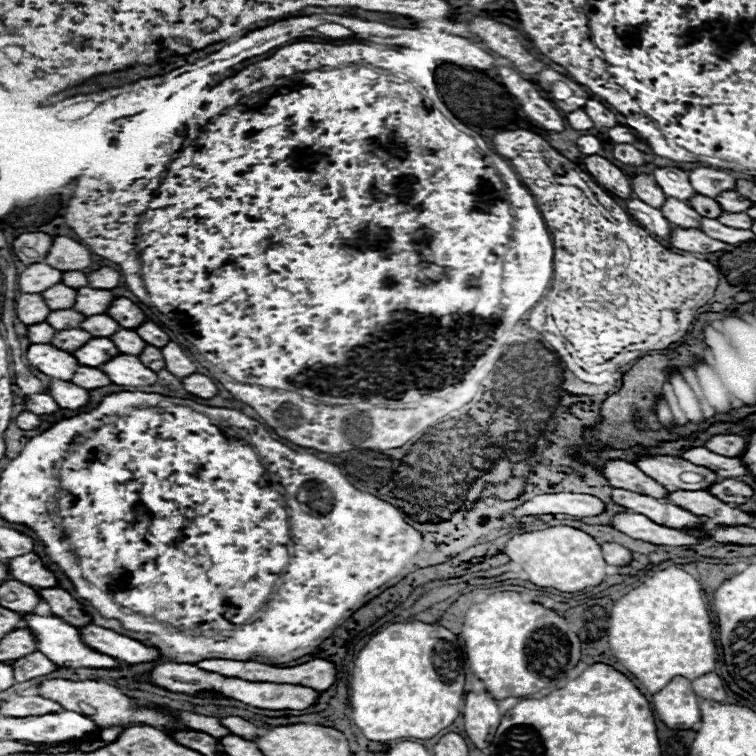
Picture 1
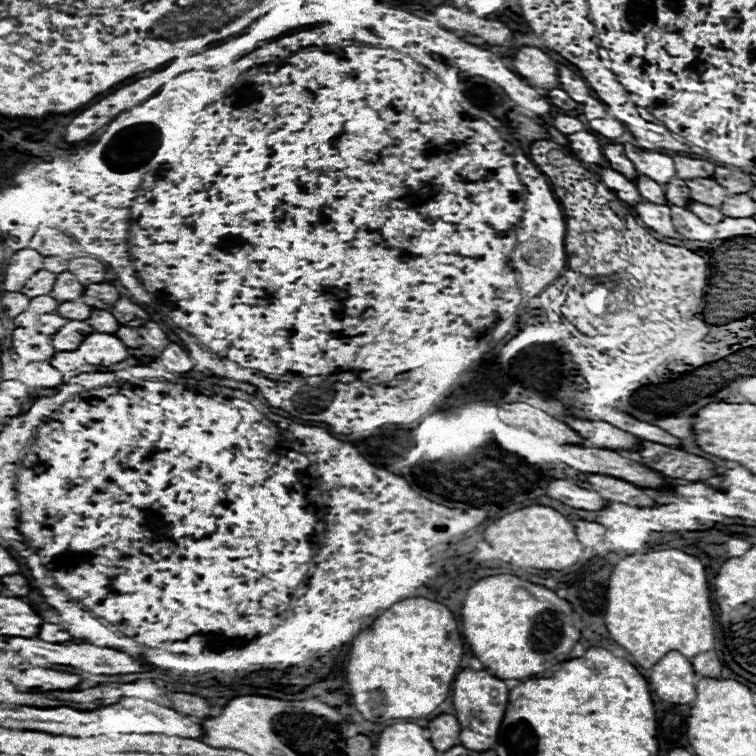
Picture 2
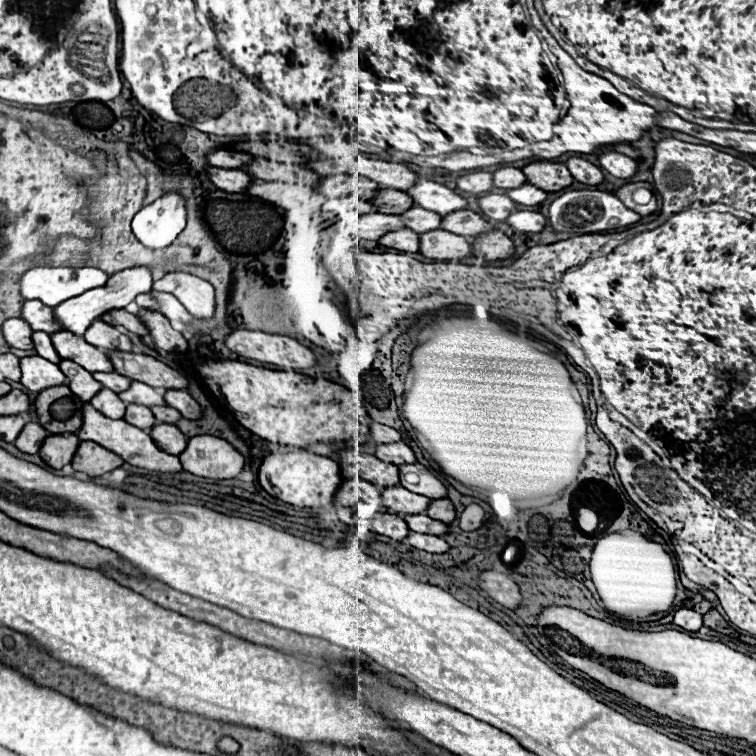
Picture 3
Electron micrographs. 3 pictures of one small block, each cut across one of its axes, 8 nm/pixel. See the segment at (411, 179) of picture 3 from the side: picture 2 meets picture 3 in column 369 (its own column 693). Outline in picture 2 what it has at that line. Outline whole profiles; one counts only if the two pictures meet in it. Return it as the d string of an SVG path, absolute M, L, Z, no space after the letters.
M674 156L676 164L676 176L682 180L692 180L692 178L712 178L714 174L714 164L708 160L698 160L698 158L686 158L686 156Z

